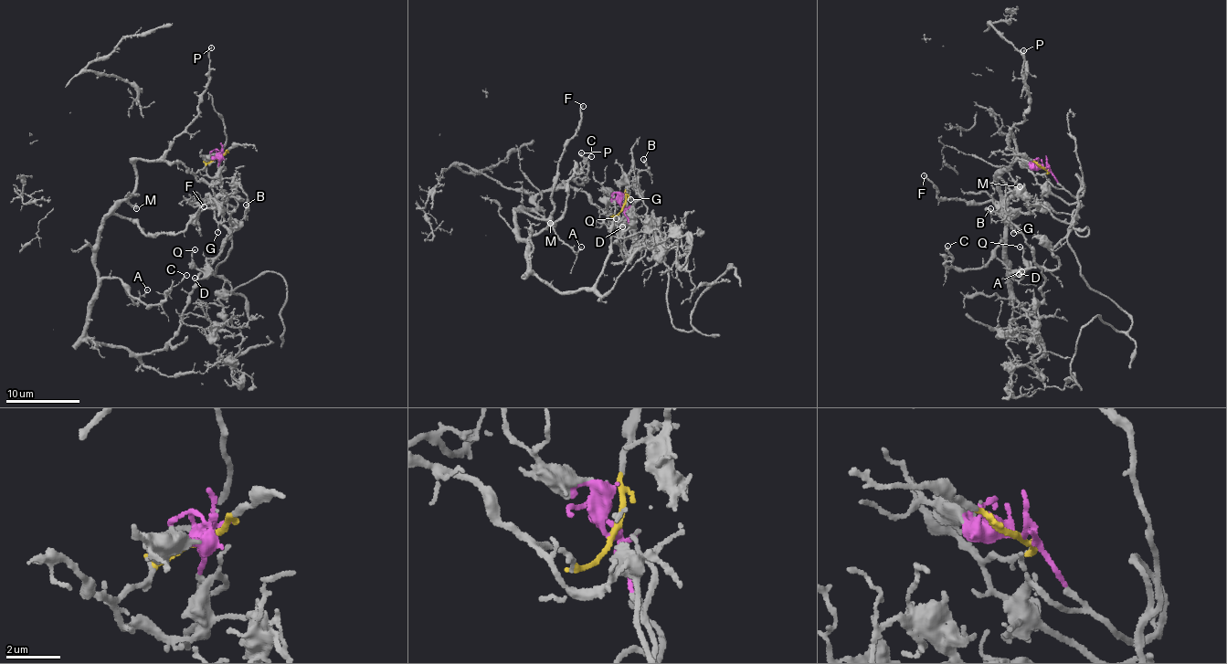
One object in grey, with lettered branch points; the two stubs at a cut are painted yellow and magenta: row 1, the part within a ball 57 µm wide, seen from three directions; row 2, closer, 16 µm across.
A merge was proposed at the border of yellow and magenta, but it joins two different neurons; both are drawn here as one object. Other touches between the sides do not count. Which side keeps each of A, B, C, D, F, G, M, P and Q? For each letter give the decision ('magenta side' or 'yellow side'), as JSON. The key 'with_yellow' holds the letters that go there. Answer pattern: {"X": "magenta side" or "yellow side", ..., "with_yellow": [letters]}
{"A": "yellow side", "B": "magenta side", "C": "yellow side", "D": "magenta side", "F": "yellow side", "G": "magenta side", "M": "yellow side", "P": "yellow side", "Q": "magenta side", "with_yellow": ["A", "C", "F", "M", "P"]}

